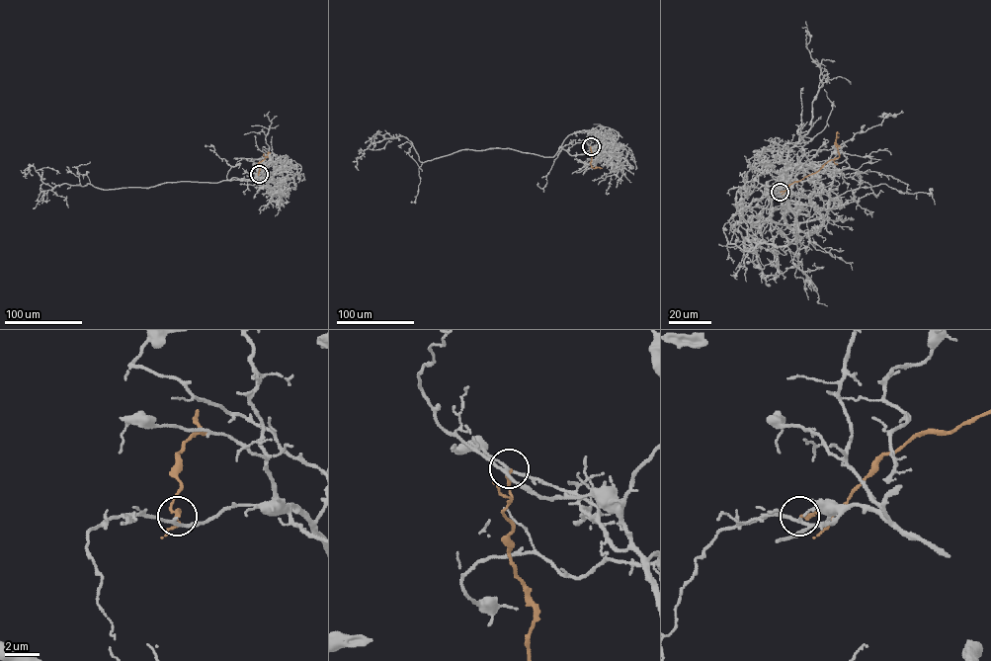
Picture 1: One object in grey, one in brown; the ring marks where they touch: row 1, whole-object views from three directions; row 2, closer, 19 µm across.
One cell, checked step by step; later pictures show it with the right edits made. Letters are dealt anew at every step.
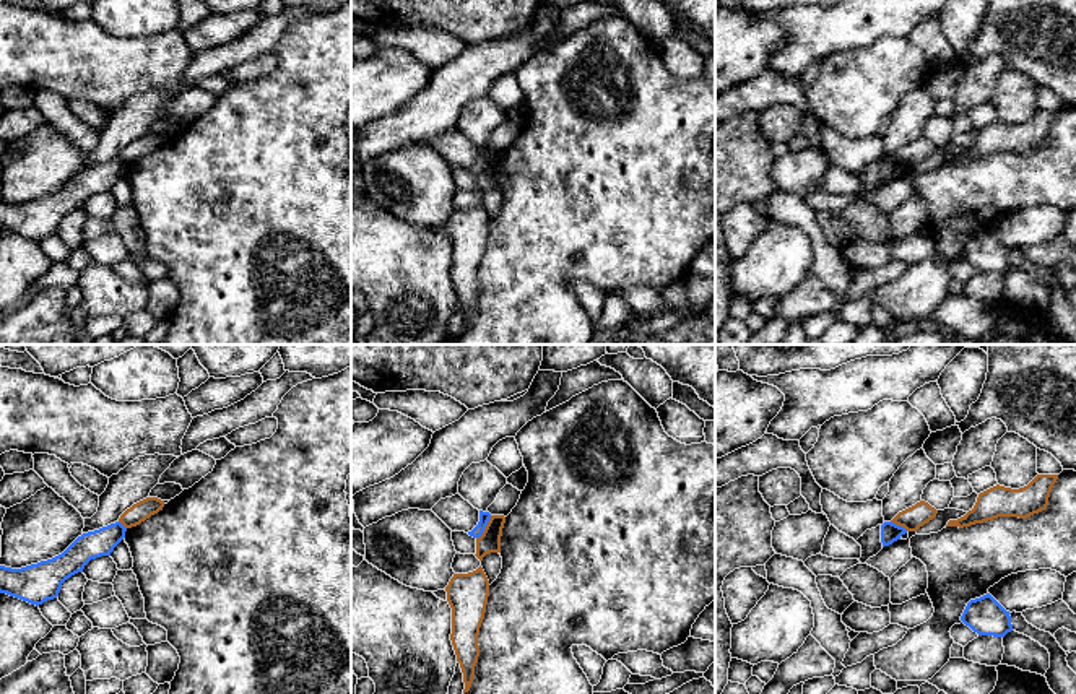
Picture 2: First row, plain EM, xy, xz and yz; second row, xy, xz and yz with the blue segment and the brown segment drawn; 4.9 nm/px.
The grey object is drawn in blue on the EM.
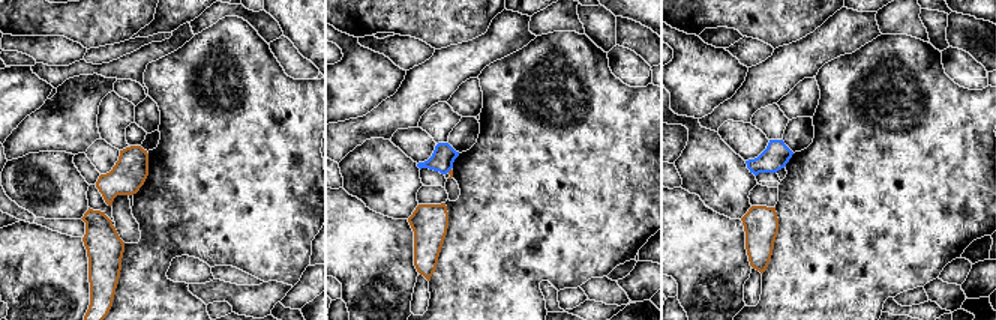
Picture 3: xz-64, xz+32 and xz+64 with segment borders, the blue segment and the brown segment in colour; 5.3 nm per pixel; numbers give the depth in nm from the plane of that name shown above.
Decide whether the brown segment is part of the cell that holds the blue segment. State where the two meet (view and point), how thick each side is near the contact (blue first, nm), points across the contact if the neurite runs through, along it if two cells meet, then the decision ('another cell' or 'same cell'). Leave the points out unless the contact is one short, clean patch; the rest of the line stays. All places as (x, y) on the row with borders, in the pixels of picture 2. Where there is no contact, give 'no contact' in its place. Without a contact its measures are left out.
xz (485, 527) | 60/110 nm | along xz (491, 516), (485, 530), (477, 538) | another cell

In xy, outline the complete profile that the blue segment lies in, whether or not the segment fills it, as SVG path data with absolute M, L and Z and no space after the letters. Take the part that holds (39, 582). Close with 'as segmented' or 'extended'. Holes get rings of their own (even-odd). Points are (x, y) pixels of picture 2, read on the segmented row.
M111 523L78 536L62 554L21 569L0 566L0 593L20 598L31 605L42 605L59 596L62 583L72 575L83 572L85 566L96 557L111 556L114 548L125 538L127 528Z | as segmented

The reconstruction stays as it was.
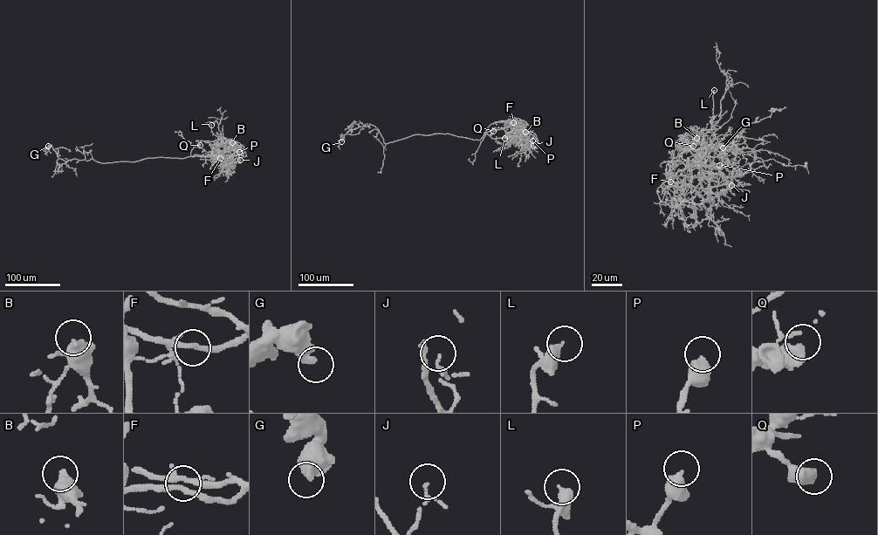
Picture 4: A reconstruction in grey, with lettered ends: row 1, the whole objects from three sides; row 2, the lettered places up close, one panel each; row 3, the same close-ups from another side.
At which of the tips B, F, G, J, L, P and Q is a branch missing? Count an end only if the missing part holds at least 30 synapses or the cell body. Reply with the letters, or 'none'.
none

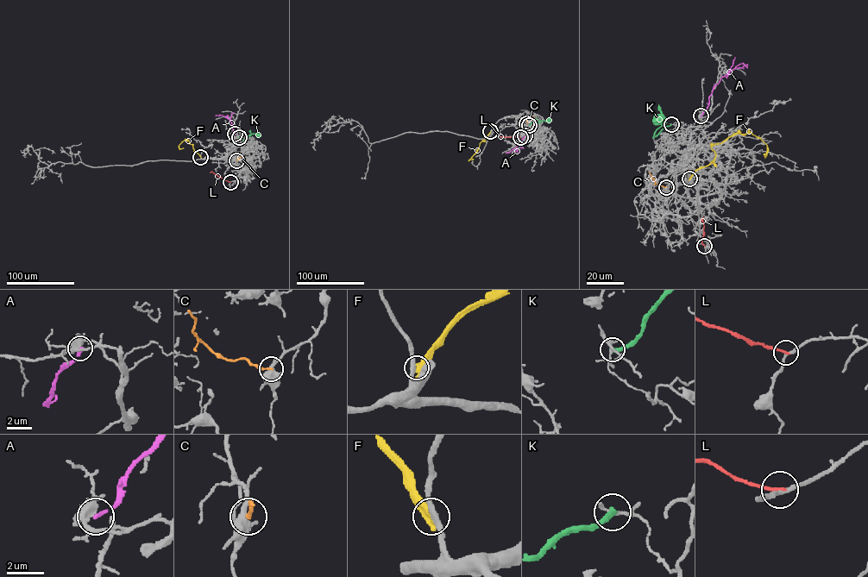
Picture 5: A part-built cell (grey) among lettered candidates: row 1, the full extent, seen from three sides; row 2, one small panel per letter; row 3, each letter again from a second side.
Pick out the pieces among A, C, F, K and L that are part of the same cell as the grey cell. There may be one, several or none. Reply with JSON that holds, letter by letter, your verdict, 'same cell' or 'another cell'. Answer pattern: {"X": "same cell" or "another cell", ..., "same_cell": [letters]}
{"A": "another cell", "C": "another cell", "F": "another cell", "K": "another cell", "L": "another cell", "same_cell": []}

